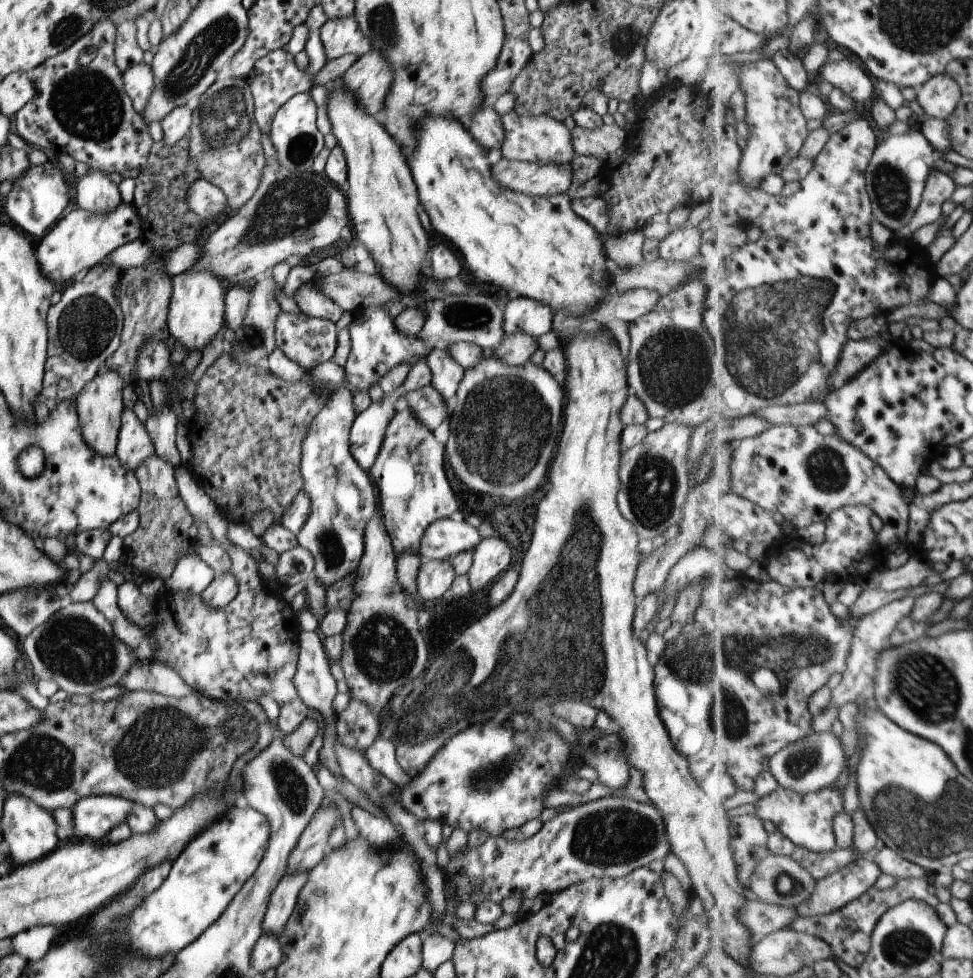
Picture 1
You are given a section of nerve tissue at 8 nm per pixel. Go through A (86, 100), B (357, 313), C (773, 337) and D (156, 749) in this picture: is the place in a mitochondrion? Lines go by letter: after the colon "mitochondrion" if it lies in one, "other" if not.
A: mitochondrion
B: other
C: mitochondrion
D: mitochondrion

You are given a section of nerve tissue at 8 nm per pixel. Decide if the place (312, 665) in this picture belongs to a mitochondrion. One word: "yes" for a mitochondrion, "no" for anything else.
no

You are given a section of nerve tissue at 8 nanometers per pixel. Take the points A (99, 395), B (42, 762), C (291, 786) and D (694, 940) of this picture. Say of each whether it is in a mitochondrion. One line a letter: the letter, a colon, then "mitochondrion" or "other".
A: other
B: mitochondrion
C: mitochondrion
D: other

